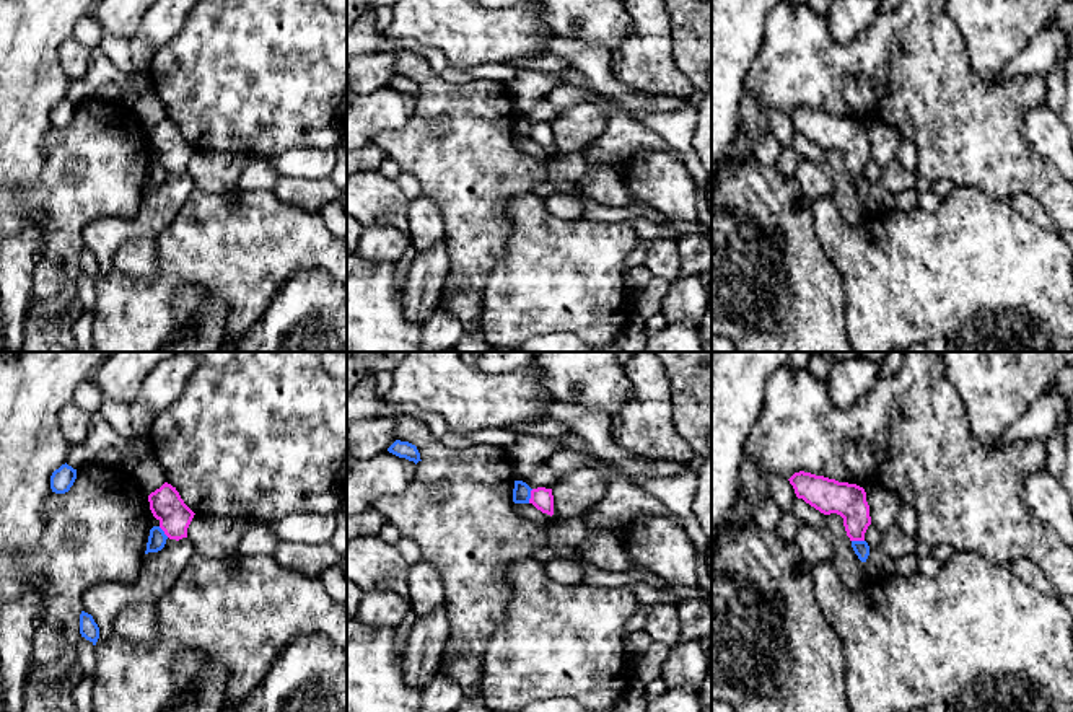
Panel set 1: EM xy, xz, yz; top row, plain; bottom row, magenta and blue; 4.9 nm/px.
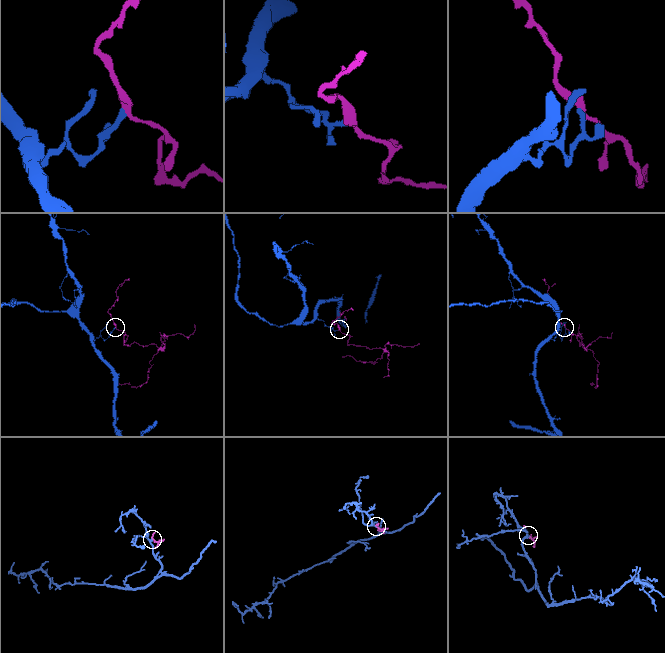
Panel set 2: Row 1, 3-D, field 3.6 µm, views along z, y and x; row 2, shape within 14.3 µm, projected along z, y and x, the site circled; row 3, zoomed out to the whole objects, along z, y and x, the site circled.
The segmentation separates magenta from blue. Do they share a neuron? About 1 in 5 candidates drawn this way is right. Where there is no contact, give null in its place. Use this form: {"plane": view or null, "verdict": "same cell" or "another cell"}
{"plane": "xz", "verdict": "another cell"}

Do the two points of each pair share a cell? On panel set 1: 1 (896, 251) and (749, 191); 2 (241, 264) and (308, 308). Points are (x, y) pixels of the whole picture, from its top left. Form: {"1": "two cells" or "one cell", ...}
{"1": "two cells", "2": "two cells"}

